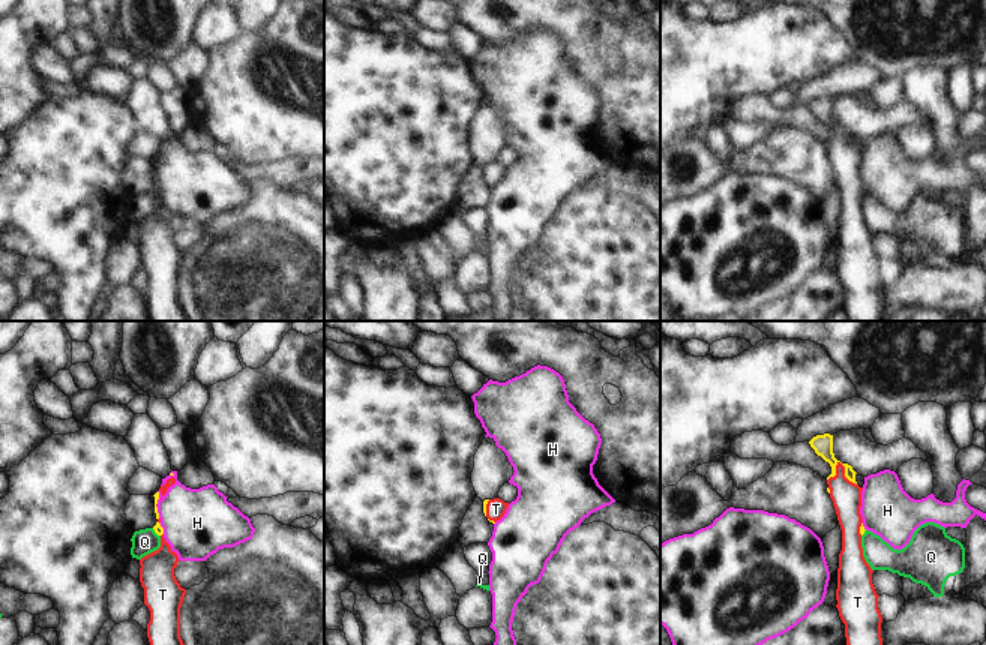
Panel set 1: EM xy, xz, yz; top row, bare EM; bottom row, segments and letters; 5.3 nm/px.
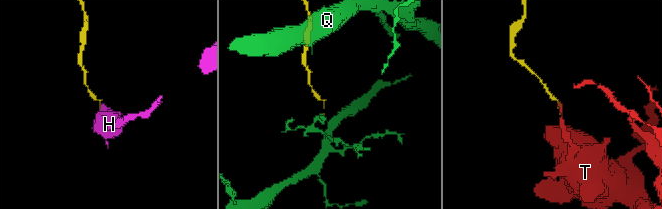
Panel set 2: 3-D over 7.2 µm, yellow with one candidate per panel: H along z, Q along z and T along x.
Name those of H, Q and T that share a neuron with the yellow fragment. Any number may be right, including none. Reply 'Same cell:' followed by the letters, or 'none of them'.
Same cell: T

